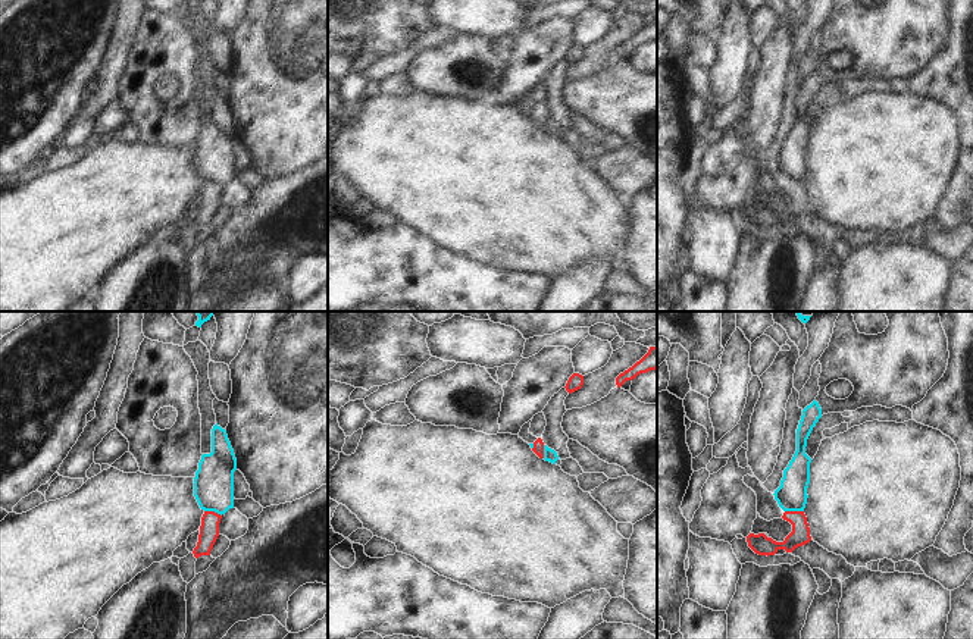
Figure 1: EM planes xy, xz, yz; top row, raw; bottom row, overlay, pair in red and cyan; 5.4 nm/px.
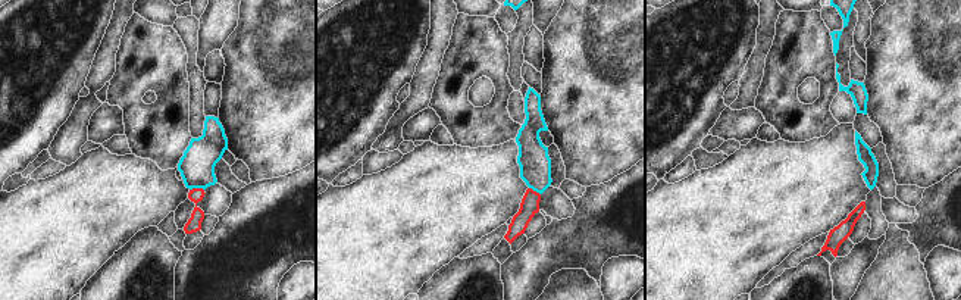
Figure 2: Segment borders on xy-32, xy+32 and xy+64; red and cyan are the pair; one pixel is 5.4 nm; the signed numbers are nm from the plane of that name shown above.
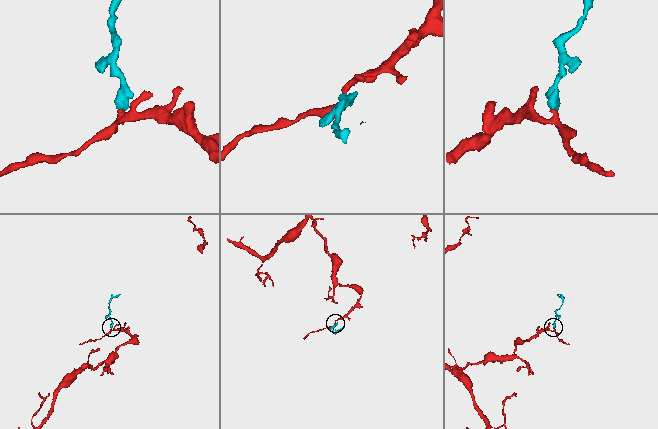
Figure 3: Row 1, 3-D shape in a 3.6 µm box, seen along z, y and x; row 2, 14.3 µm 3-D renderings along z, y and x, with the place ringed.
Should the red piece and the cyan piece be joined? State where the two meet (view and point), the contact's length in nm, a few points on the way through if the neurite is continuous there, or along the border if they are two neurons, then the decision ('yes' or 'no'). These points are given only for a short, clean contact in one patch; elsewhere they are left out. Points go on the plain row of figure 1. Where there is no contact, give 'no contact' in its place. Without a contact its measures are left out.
contact yz (794, 182); length 100 nm; border yz (785, 181), (803, 182); no

